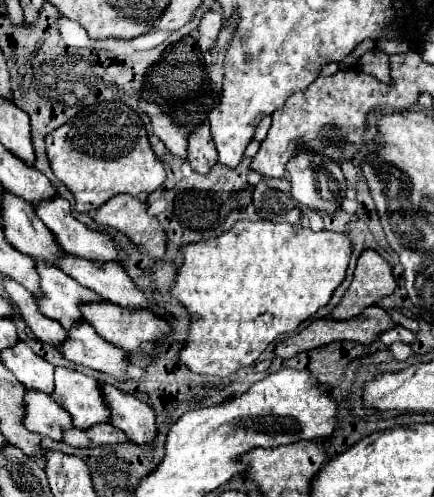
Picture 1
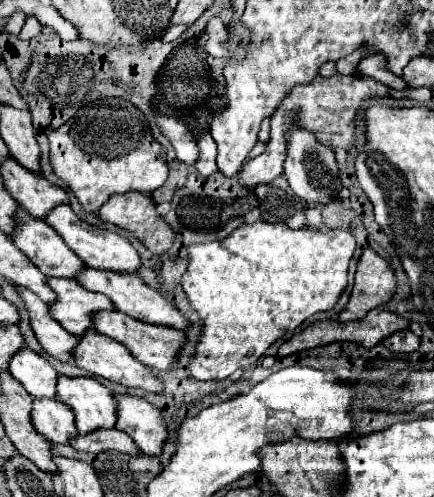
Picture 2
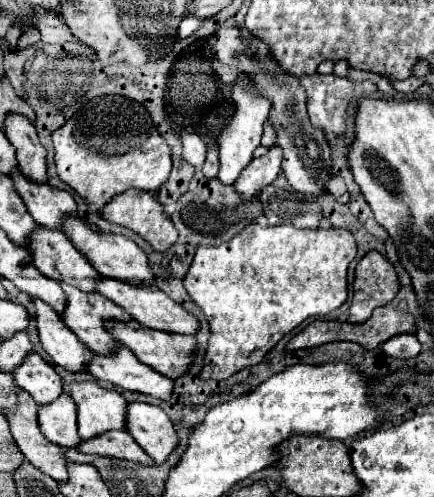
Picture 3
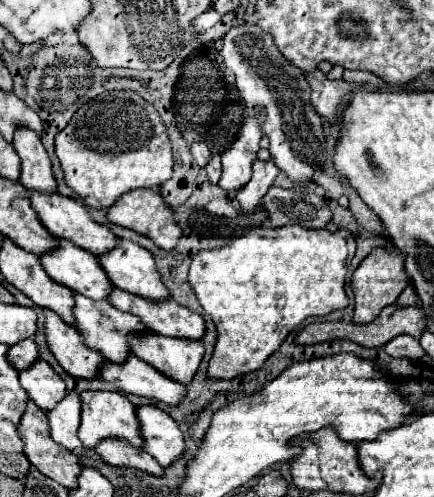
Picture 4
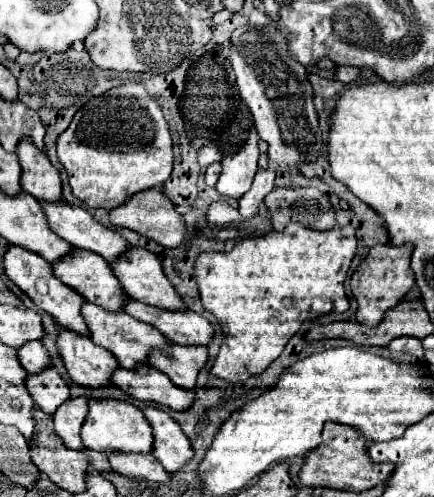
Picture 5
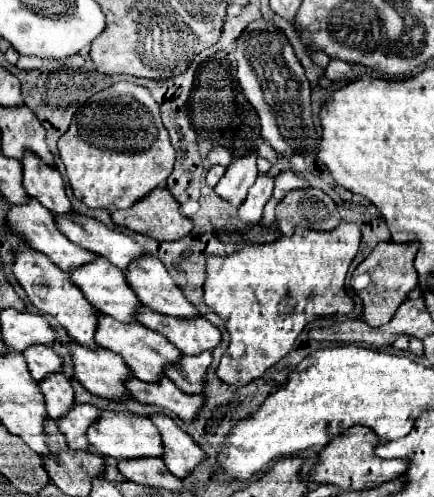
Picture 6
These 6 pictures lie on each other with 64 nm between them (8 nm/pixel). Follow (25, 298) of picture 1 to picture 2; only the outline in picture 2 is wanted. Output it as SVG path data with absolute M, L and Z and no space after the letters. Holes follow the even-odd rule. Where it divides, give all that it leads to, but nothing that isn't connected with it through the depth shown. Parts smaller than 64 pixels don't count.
M18 288L18 296L22 298L28 316L30 316L30 326L40 342L40 346L54 358L68 362L72 348L78 344L78 338L66 332L50 314L48 314L48 304L44 304L36 294L28 292L28 288Z

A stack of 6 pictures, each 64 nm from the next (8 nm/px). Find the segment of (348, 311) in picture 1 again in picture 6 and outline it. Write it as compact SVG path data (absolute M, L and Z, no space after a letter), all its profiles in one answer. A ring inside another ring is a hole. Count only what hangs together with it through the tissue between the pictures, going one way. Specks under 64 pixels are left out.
M381 242L368 257L354 270L355 275L365 272L370 274L370 282L366 288L358 290L358 298L362 300L362 318L368 326L384 326L390 322L396 308L408 298L410 290L418 286L418 276L412 266L412 260L418 252L418 242L397 244L395 242Z

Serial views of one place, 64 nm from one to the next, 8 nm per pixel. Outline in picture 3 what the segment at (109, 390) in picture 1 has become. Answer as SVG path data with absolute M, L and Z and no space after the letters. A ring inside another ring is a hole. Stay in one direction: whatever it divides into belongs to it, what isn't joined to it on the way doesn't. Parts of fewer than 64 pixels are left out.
M128 402L126 430L156 464L162 464L178 444L174 426L166 412L146 402Z

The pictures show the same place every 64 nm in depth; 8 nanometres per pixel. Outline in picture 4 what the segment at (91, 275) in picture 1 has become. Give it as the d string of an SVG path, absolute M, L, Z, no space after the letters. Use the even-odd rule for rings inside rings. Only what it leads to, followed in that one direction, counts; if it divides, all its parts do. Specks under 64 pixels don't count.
M116 286L112 288L114 290L108 294L110 304L138 316L148 330L158 332L162 336L172 336L172 338L188 338L188 340L202 338L204 318L176 304L172 298L144 300L144 298L132 296L132 292L124 292L122 288L120 290Z

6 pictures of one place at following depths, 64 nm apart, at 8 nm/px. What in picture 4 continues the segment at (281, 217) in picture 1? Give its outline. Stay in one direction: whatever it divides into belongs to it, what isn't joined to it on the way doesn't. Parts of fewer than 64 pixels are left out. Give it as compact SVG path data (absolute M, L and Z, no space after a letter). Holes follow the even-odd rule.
M272 186L262 200L272 228L298 224L302 228L326 228L330 210L314 192L296 192Z

